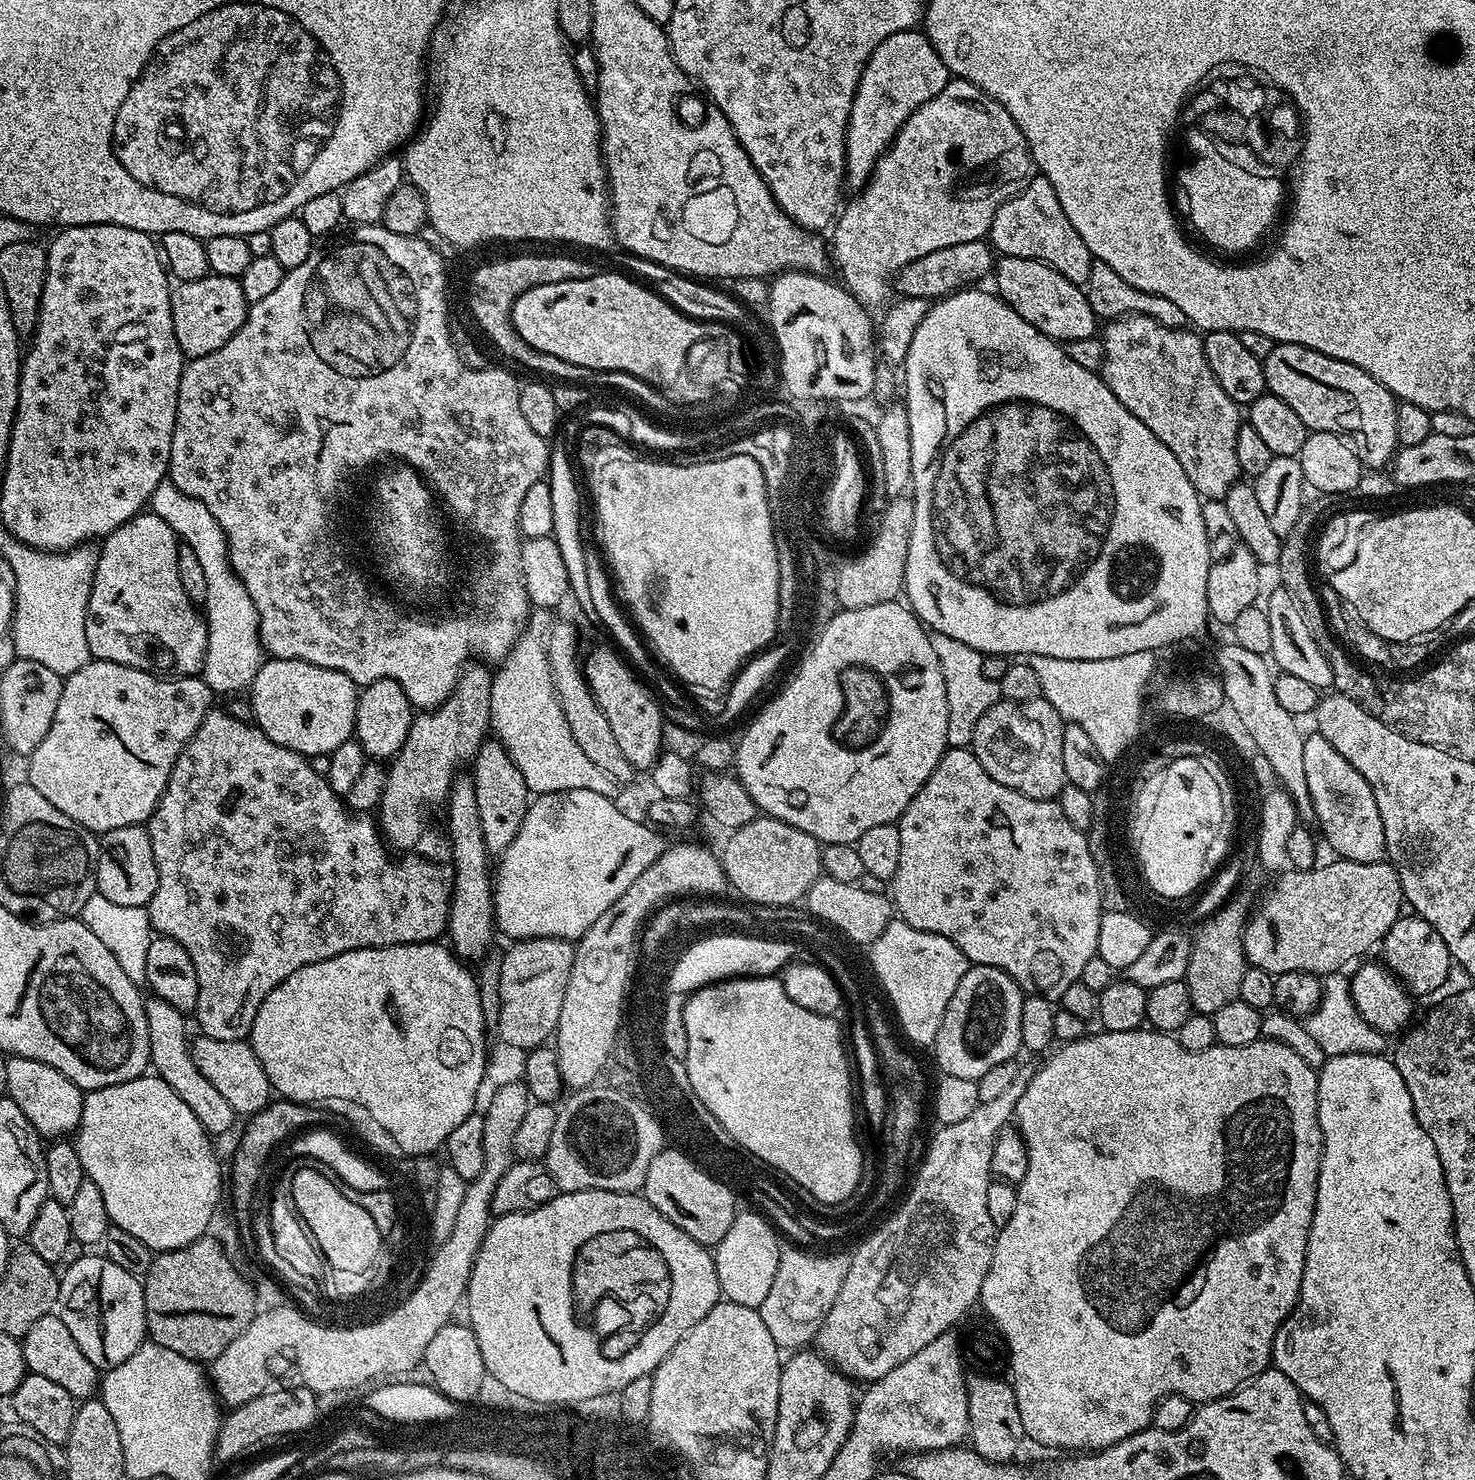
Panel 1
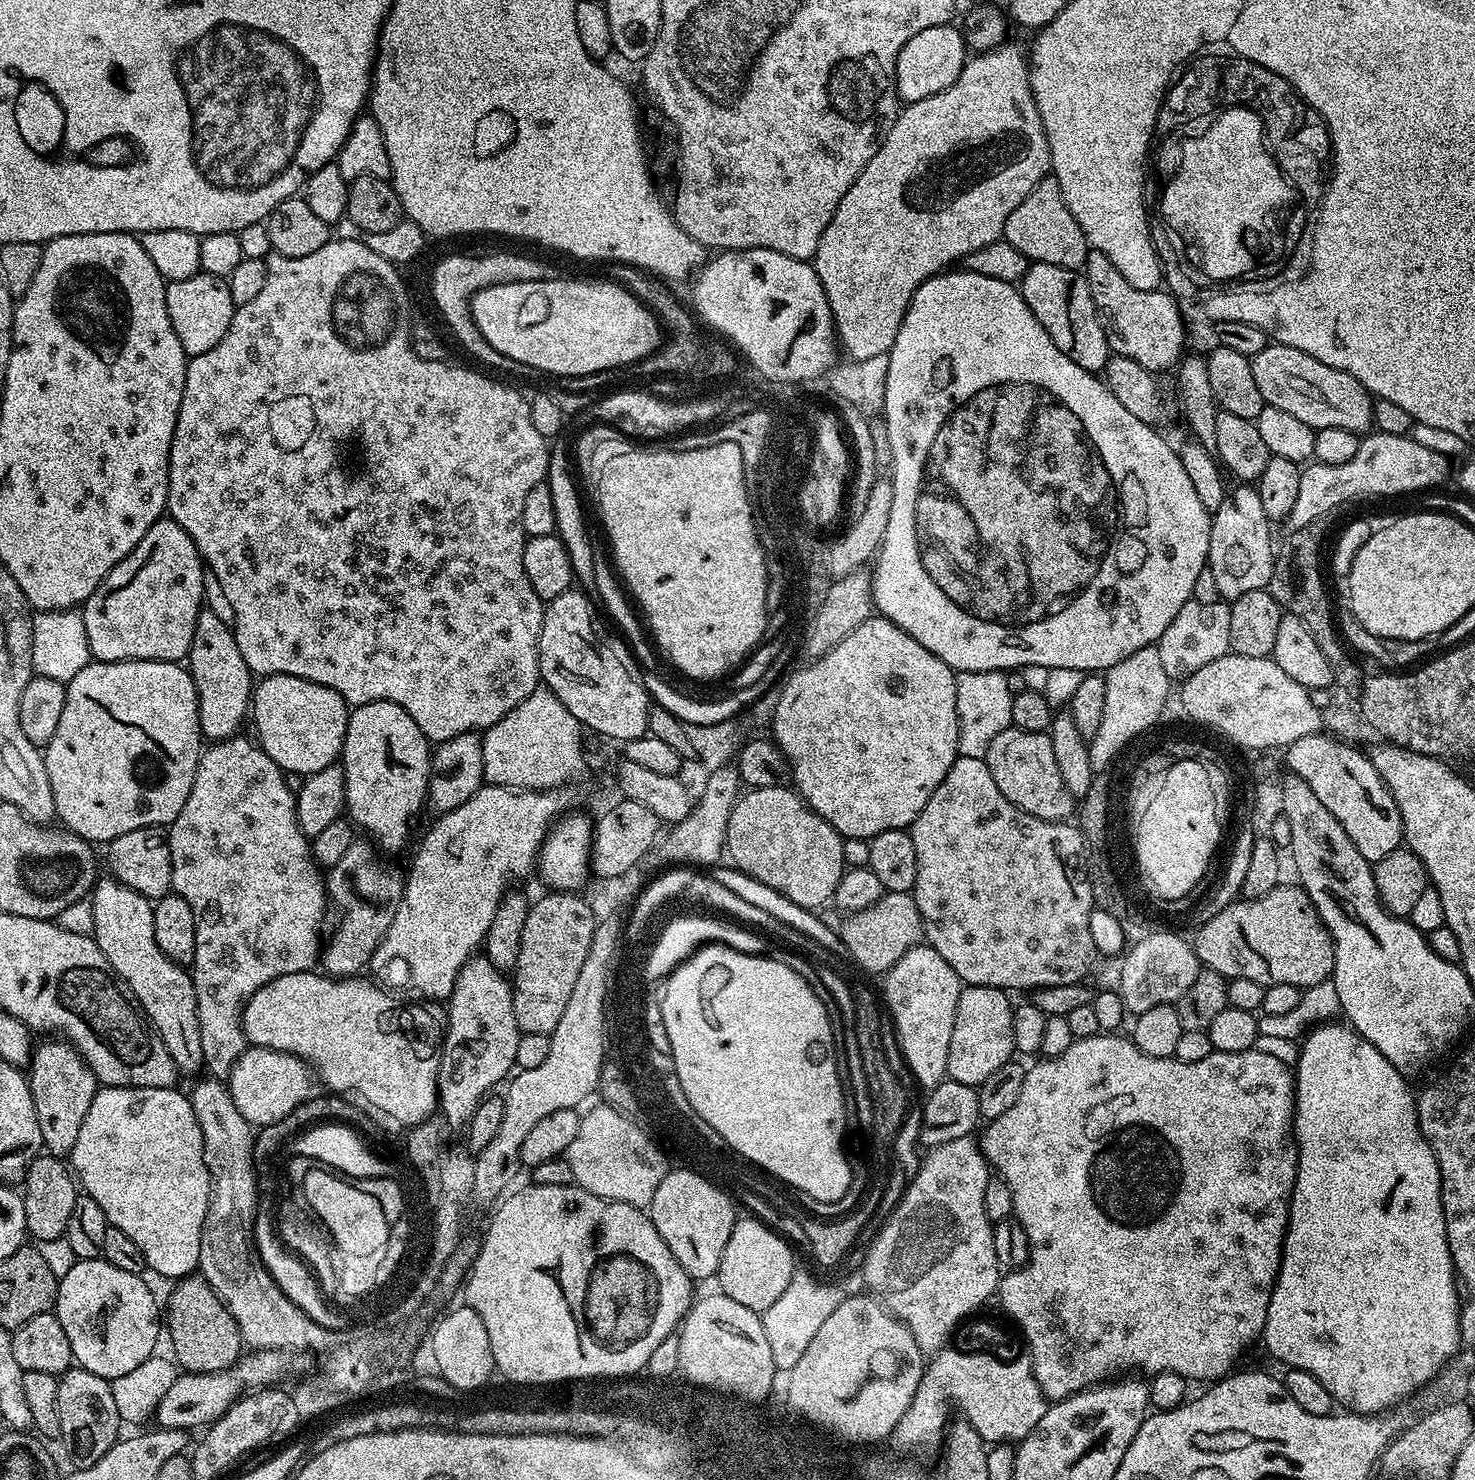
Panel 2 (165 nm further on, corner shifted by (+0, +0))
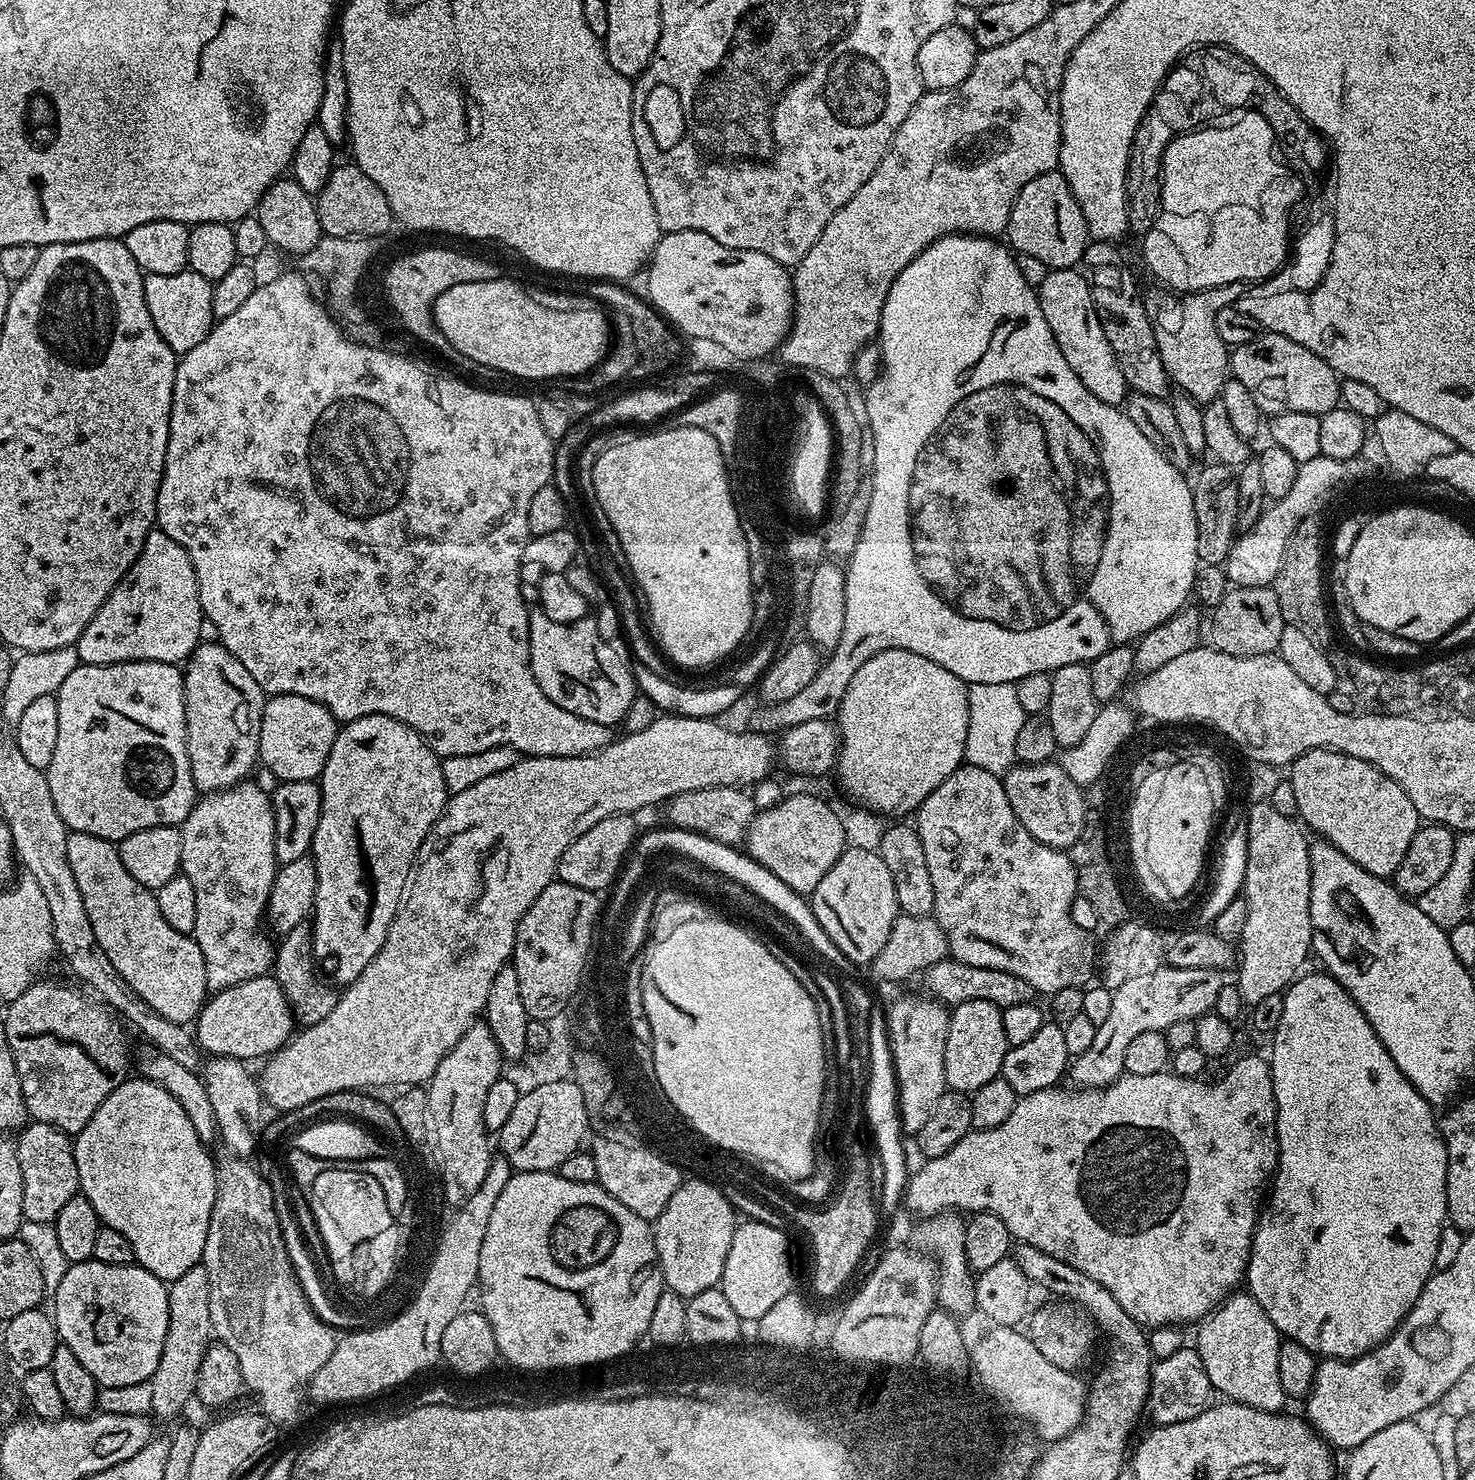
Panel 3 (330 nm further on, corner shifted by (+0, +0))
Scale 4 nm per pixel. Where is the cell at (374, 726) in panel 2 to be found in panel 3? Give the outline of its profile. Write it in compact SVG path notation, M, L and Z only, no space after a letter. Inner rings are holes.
M370 714L357 720L347 721L337 731L334 746L330 746L330 758L319 774L318 783L322 794L322 810L320 811L318 830L314 830L314 842L310 853L311 860L316 864L316 897L310 917L312 959L317 969L323 975L325 972L329 976L325 977L333 985L347 986L356 981L358 974L362 974L362 970L366 970L366 966L370 966L374 954L378 954L378 950L382 950L382 942L386 942L386 934L394 922L396 912L400 909L400 899L402 898L402 890L406 886L406 878L411 874L412 865L416 863L416 858L420 855L420 847L426 834L430 834L438 817L443 816L444 806L450 799L450 793L442 778L441 757L433 752L432 747L413 728L390 718L386 714Z

